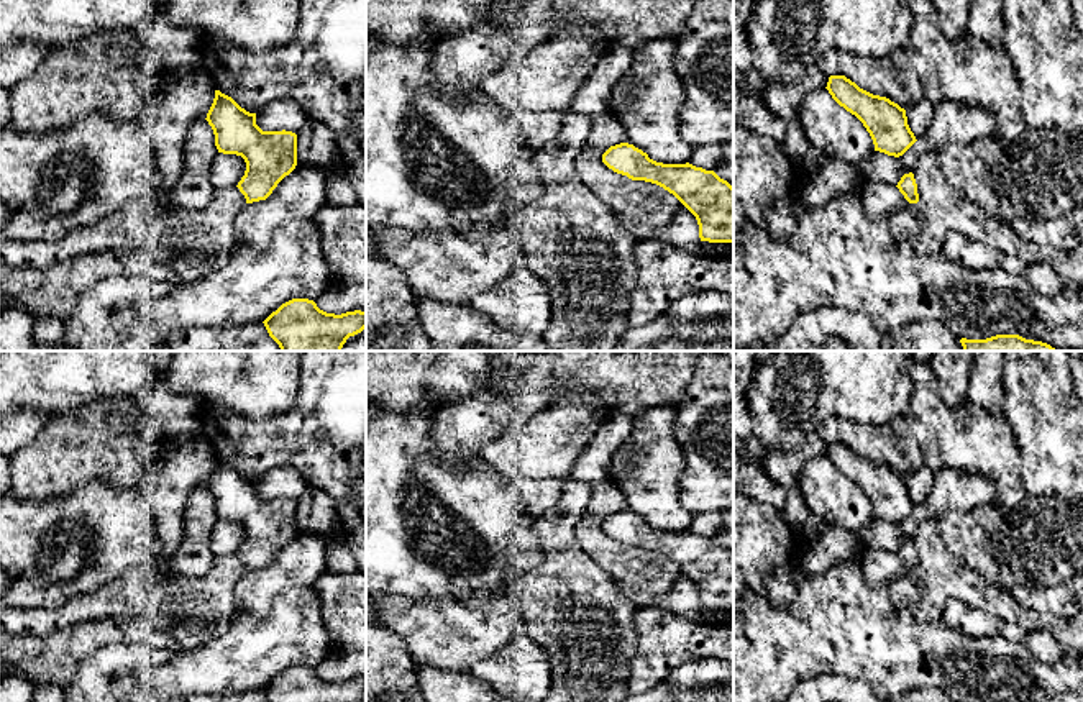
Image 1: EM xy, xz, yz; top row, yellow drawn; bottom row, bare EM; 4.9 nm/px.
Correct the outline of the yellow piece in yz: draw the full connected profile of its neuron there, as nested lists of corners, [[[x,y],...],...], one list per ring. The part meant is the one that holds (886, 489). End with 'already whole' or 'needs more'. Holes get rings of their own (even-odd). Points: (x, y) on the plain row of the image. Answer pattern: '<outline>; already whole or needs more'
[[[830,443],[825,456],[863,490],[875,518],[899,525],[917,508],[907,492],[906,477],[889,466],[860,456],[845,443]]]; already whole

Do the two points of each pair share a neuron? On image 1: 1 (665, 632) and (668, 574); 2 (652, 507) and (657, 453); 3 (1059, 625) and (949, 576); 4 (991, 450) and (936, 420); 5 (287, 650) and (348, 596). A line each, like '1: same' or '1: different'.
1: different
2: same
3: same
4: same
5: different

